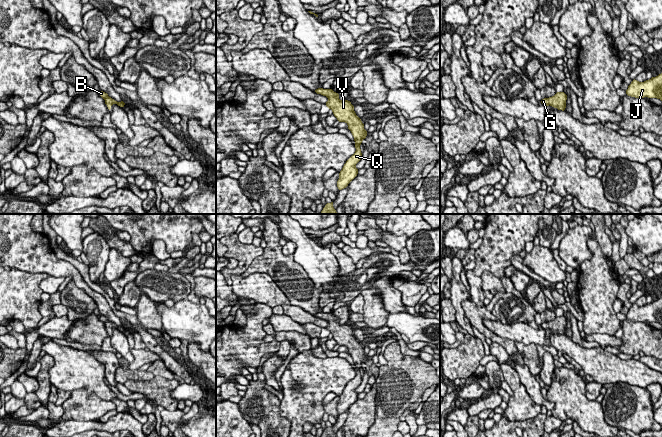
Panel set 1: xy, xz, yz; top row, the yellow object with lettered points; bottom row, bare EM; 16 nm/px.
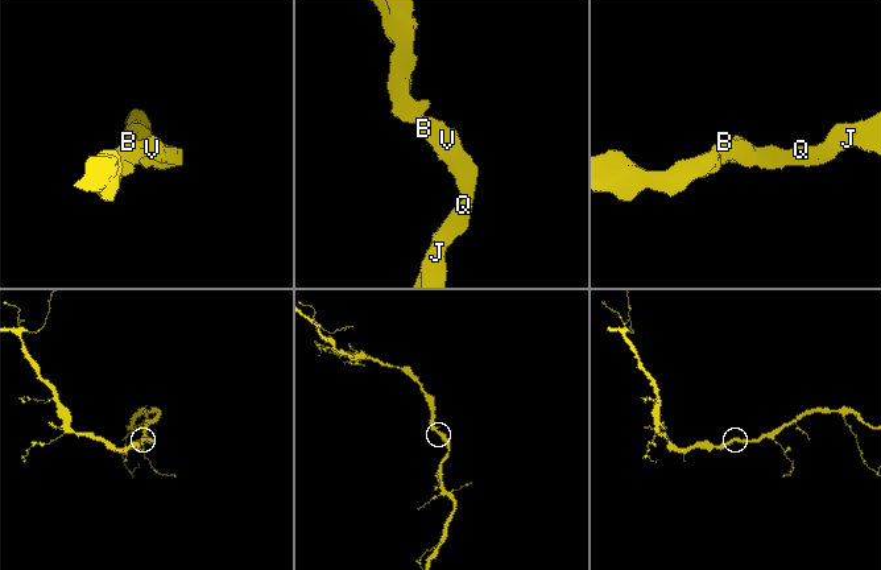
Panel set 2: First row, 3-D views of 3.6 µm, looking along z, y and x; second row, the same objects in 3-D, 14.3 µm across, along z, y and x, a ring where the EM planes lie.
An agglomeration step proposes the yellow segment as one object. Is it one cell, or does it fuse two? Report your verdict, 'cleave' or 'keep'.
keep

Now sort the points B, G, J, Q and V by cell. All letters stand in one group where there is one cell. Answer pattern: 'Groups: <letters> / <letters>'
Groups: B G J Q V

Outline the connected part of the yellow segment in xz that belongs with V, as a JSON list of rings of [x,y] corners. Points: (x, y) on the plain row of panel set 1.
[[[318,312],[314,315],[317,318],[322,318],[328,321],[325,329],[333,335],[334,340],[339,346],[346,346],[348,354],[351,355],[355,365],[355,377],[346,385],[342,394],[339,396],[340,400],[337,405],[338,414],[342,414],[358,399],[359,393],[355,391],[361,384],[362,377],[360,369],[362,364],[366,362],[368,356],[364,353],[364,348],[361,343],[356,339],[354,330],[348,324],[339,324],[339,318],[332,313]]]

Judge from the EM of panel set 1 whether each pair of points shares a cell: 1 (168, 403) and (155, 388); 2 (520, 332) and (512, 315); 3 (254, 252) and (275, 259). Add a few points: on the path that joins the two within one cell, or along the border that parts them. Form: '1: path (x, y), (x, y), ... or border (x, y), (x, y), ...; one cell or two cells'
1: path (164, 399), (159, 392); one cell
2: border (500, 320), (503, 323), (523, 322); two cells
3: border (264, 249), (245, 271); two cells

